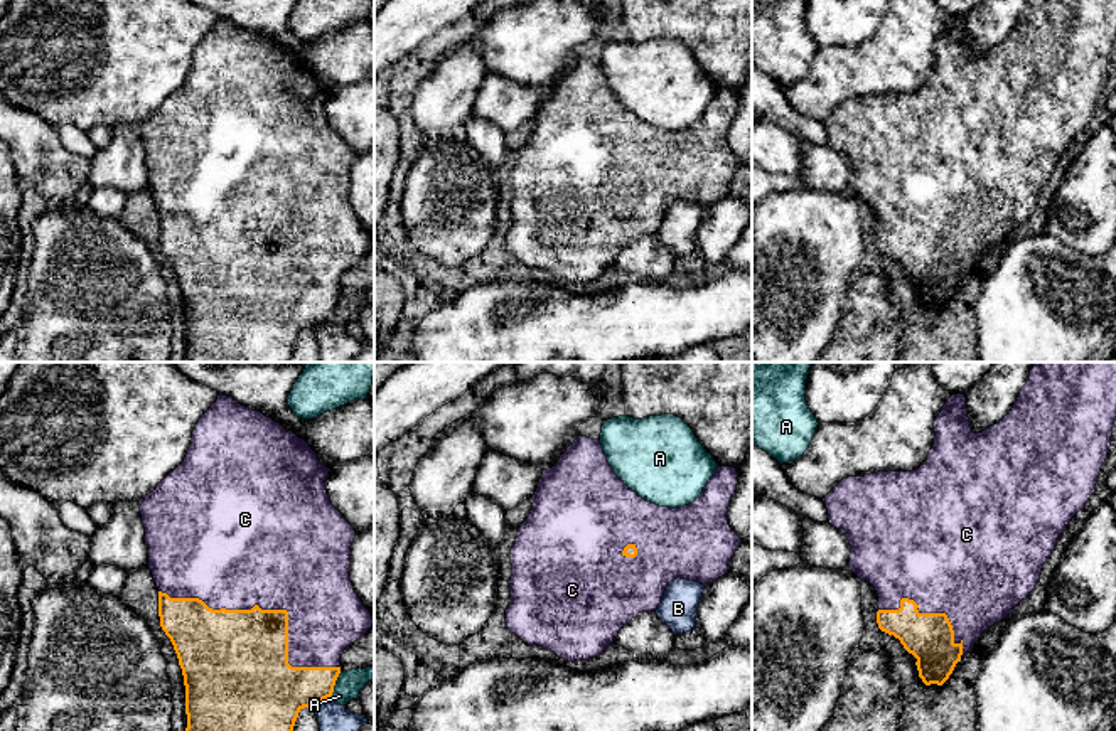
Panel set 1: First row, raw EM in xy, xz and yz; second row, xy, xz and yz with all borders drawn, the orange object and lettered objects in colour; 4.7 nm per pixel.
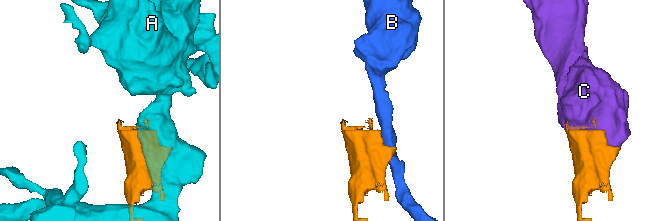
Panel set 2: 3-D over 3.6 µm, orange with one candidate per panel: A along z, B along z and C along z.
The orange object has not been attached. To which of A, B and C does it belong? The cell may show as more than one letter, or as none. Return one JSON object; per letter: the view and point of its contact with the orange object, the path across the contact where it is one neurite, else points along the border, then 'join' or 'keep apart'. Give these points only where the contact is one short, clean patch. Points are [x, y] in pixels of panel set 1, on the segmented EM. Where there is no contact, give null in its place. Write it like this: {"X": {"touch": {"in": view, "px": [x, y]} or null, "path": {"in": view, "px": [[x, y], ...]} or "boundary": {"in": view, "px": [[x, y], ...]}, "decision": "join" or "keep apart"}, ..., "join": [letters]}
{"A": {"touch": {"in": "xy", "px": [334, 684]}, "decision": "keep apart"}, "B": {"touch": {"in": "xy", "px": [321, 701]}, "boundary": {"in": "xy", "px": [[329, 696], [312, 708]]}, "decision": "keep apart"}, "C": {"touch": {"in": "xy", "px": [273, 610]}, "decision": "join"}, "join": ["C"]}

